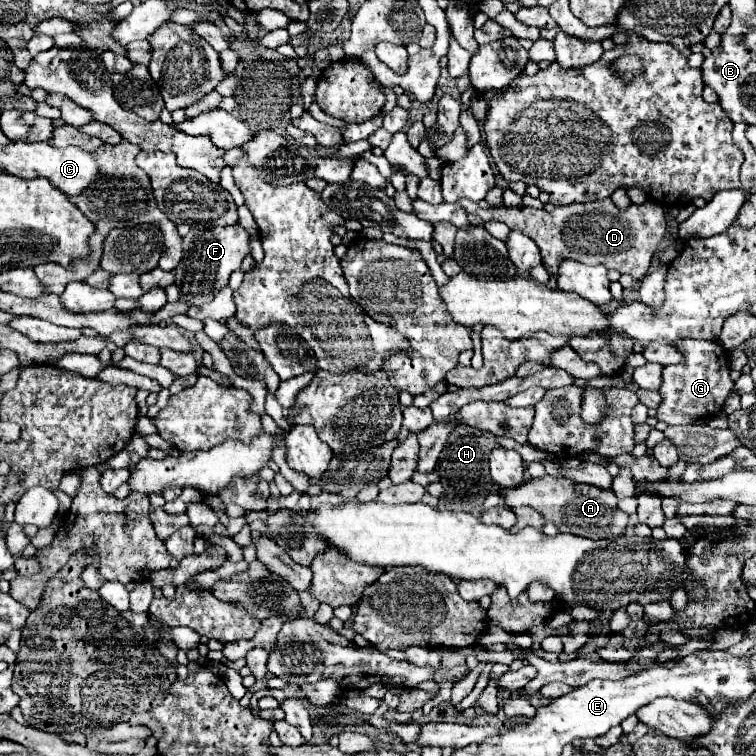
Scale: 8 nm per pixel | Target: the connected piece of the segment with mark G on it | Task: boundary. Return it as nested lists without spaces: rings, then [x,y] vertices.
[[[682,340],[680,352],[684,354],[686,362],[676,366],[664,366],[662,372],[662,404],[658,406],[656,418],[666,424],[692,424],[700,418],[712,418],[716,412],[722,410],[724,400],[732,394],[734,382],[730,378],[730,364],[728,352],[720,342],[704,342],[704,340]]]

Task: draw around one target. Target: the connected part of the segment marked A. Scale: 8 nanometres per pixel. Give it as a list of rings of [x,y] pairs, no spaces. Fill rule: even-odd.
[[[546,474],[542,478],[532,478],[516,488],[504,488],[500,490],[500,494],[508,508],[530,506],[536,512],[540,512],[548,522],[556,524],[560,532],[566,534],[602,540],[602,538],[622,536],[624,530],[628,528],[628,514],[618,508],[618,498],[614,496],[614,492],[602,490],[598,486],[574,484],[566,482],[566,478],[554,478]]]

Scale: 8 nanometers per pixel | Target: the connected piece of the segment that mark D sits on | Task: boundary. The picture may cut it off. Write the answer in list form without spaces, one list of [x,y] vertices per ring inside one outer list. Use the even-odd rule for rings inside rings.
[[[610,198],[596,202],[578,202],[568,206],[558,206],[552,212],[540,208],[486,208],[476,210],[484,222],[500,220],[514,230],[528,234],[540,248],[542,262],[556,272],[556,264],[562,260],[576,260],[582,264],[604,264],[608,270],[618,270],[620,274],[630,274],[634,280],[646,276],[652,256],[658,250],[660,240],[666,234],[664,208],[652,200],[644,204],[630,204],[626,210],[614,206]]]

